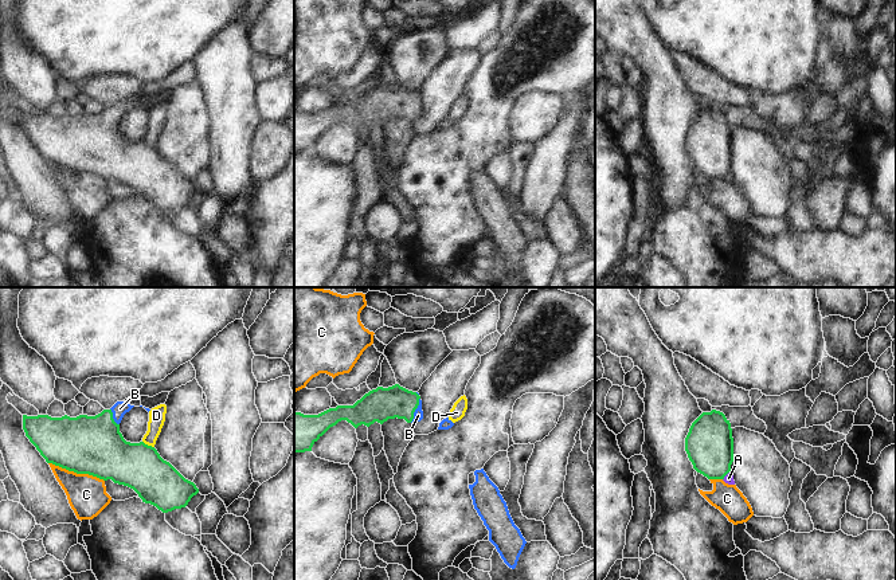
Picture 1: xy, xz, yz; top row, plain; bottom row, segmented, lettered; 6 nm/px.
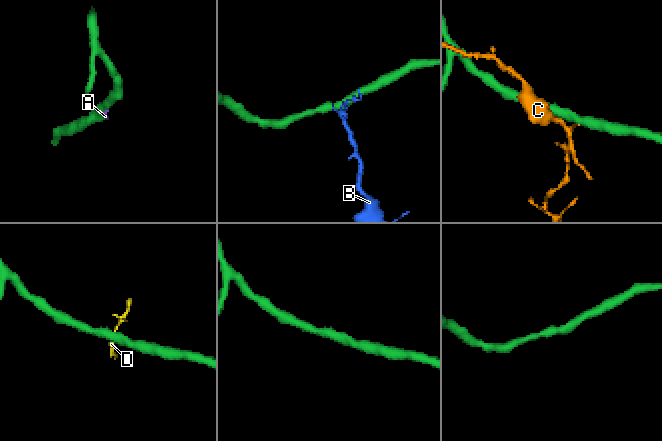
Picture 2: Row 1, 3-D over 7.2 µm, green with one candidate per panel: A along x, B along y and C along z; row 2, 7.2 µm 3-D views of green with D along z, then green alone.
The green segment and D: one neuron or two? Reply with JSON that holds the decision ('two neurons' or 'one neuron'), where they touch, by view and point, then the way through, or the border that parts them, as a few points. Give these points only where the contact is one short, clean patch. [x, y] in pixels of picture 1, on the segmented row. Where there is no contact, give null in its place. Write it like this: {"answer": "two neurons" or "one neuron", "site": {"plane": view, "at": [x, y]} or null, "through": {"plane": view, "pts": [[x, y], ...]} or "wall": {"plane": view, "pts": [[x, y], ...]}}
{"answer": "two neurons", "site": {"plane": "xy", "at": [147, 445]}, "wall": {"plane": "xy", "pts": [[143, 441], [153, 447]]}}

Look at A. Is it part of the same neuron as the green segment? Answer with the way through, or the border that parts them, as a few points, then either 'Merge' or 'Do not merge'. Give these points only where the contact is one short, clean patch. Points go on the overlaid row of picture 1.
Do not merge.

